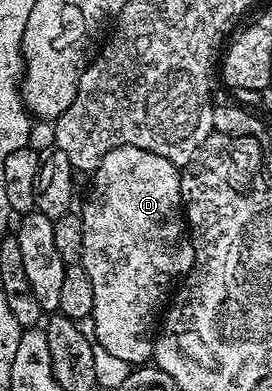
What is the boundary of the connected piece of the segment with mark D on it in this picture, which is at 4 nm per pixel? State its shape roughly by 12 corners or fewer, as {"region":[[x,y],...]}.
{"region":[[109,150],[81,207],[93,340],[132,366],[195,265],[180,169]]}

